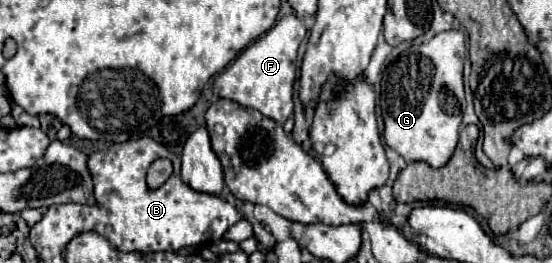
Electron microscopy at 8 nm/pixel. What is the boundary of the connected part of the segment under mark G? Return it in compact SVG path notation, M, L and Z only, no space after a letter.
M448 30L428 42L412 44L384 70L380 94L384 140L406 162L426 162L432 168L442 168L450 160L462 124L460 94L464 92L464 56L464 34L460 30Z

